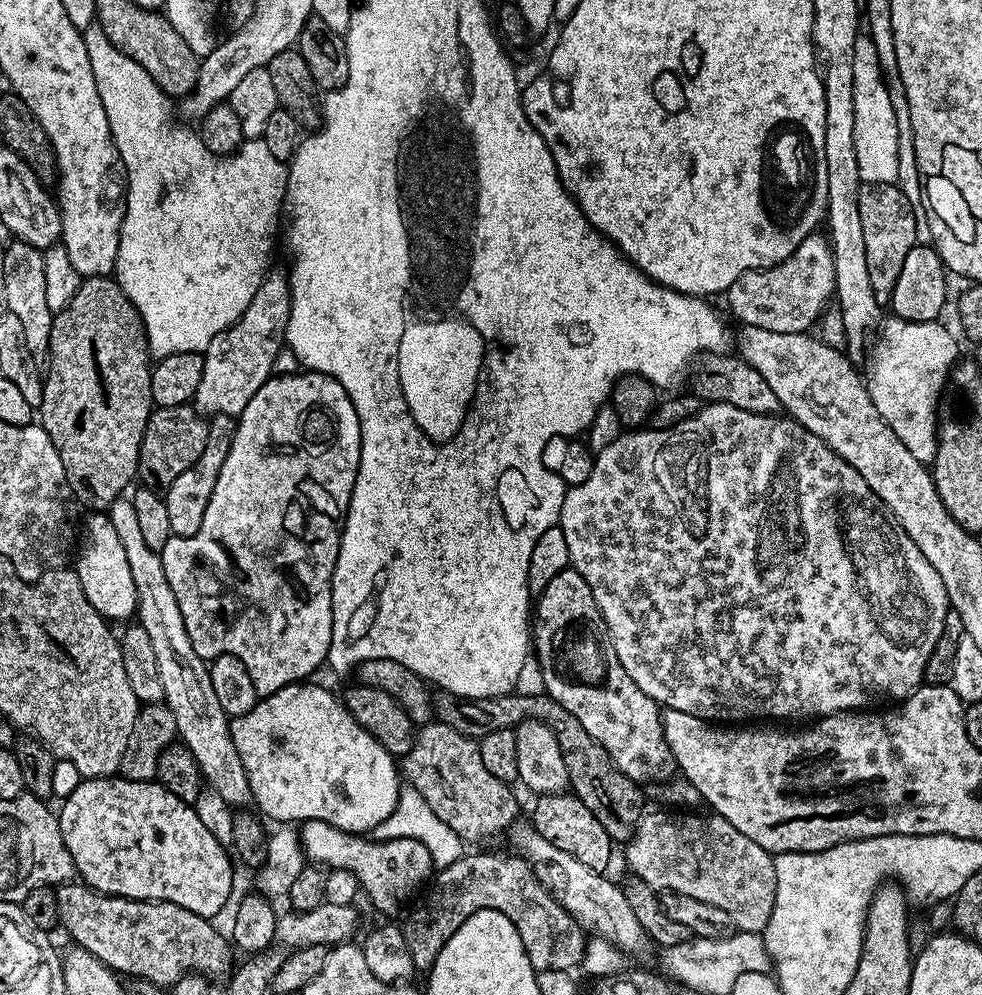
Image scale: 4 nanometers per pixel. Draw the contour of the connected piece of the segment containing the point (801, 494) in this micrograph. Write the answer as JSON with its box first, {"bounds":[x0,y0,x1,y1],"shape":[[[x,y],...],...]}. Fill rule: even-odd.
{"bounds":[558,402,950,722],"shape":[[[708,402],[701,407],[698,414],[686,418],[686,422],[673,428],[648,426],[643,430],[625,431],[614,442],[610,442],[610,446],[606,446],[606,450],[595,453],[590,478],[586,478],[586,482],[581,484],[571,485],[565,491],[558,525],[566,536],[569,565],[575,568],[578,574],[582,574],[582,578],[586,578],[586,582],[594,594],[594,602],[606,622],[608,633],[612,635],[612,641],[616,644],[618,662],[622,662],[626,674],[630,674],[630,678],[634,678],[638,690],[642,690],[642,694],[646,694],[665,709],[682,710],[682,714],[694,714],[709,722],[736,722],[732,720],[772,722],[768,720],[788,719],[812,722],[821,716],[833,716],[836,712],[867,709],[872,706],[868,704],[874,703],[875,700],[903,702],[921,684],[925,683],[926,662],[930,662],[930,654],[934,654],[934,646],[938,646],[938,638],[942,638],[946,614],[950,610],[946,586],[942,586],[942,578],[938,574],[938,570],[934,570],[934,566],[930,566],[930,562],[926,562],[922,550],[918,550],[918,546],[914,546],[910,534],[906,534],[906,530],[902,530],[902,526],[896,521],[892,511],[880,501],[878,494],[874,494],[870,490],[870,486],[866,486],[862,474],[858,474],[858,470],[854,470],[854,466],[850,466],[841,456],[834,454],[834,450],[830,450],[830,446],[826,446],[814,434],[807,432],[796,420],[785,418],[780,414],[763,416],[754,414],[750,410],[738,410],[738,406]]]}

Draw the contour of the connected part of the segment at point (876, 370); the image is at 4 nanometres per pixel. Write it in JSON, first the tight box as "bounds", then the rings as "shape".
{"bounds":[866,319,961,466],"shape":[[[885,319],[879,333],[880,341],[872,352],[872,365],[866,371],[868,393],[878,414],[882,414],[890,430],[898,434],[902,446],[925,466],[931,465],[936,458],[938,405],[961,355],[951,330],[942,325],[935,320]]]}

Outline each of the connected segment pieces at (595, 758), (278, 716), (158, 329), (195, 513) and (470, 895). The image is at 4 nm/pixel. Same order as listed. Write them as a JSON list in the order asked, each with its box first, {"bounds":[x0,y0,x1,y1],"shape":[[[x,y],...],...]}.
[{"bounds":[432,691,645,842],"shape":[[[437,691],[432,698],[432,710],[439,723],[458,730],[458,734],[479,738],[491,734],[494,730],[506,730],[523,722],[523,720],[542,720],[554,730],[554,738],[558,738],[558,746],[562,749],[562,759],[566,761],[568,783],[571,791],[602,822],[602,830],[614,842],[627,842],[632,839],[636,824],[640,821],[642,809],[645,807],[644,796],[639,792],[637,781],[631,780],[618,770],[618,766],[610,758],[608,751],[602,747],[562,706],[554,697],[547,694],[540,696],[491,696],[490,698],[474,698],[465,700],[453,692]]]},{"bounds":[231,683,402,833],"shape":[[[312,683],[286,686],[257,699],[246,714],[231,717],[234,746],[238,749],[238,758],[242,758],[242,766],[246,766],[255,807],[268,820],[276,820],[272,822],[317,820],[343,832],[371,833],[373,828],[390,818],[398,802],[402,776],[397,761],[354,719],[337,693],[335,696],[330,689]]]},{"bounds":[84,26,288,360],"shape":[[[93,26],[84,32],[86,42],[86,54],[90,54],[90,70],[94,70],[94,82],[98,82],[98,94],[104,99],[104,110],[106,118],[112,131],[112,141],[116,143],[119,163],[124,163],[128,171],[128,205],[122,208],[120,218],[120,241],[118,242],[118,258],[116,259],[115,275],[118,277],[120,289],[134,302],[138,314],[144,323],[146,338],[148,339],[149,353],[156,360],[166,358],[170,354],[182,354],[183,352],[203,353],[204,349],[210,346],[210,342],[218,334],[222,334],[229,324],[235,324],[246,306],[250,306],[250,298],[258,294],[258,286],[262,286],[265,276],[270,271],[268,263],[272,260],[272,247],[276,244],[276,231],[282,228],[282,209],[286,204],[288,195],[288,174],[285,171],[285,161],[274,158],[263,138],[259,140],[245,140],[231,156],[223,158],[215,156],[200,141],[199,135],[188,128],[179,128],[176,124],[168,124],[174,116],[174,108],[170,105],[169,97],[164,91],[122,50],[118,50],[106,38],[106,34],[98,26]]]},{"bounds":[163,416,237,536],"shape":[[[231,416],[211,417],[208,433],[206,434],[206,446],[203,448],[198,462],[194,462],[194,466],[190,466],[190,470],[178,474],[178,478],[174,478],[172,485],[163,493],[166,510],[170,513],[170,530],[174,536],[193,536],[198,534],[198,530],[202,526],[202,518],[206,514],[206,506],[210,502],[210,494],[214,494],[214,482],[218,482],[218,474],[222,470],[222,462],[226,462],[226,454],[230,454],[230,446],[234,442],[236,426],[237,421]]]},{"bounds":[402,850,586,972],"shape":[[[476,850],[471,854],[465,854],[458,858],[458,862],[454,862],[450,866],[439,869],[435,873],[434,879],[431,881],[430,889],[432,893],[428,896],[428,901],[425,902],[421,908],[416,908],[408,916],[408,921],[403,921],[402,927],[404,930],[404,937],[406,938],[406,946],[410,946],[410,958],[414,962],[417,970],[427,970],[431,968],[434,958],[438,958],[438,954],[442,950],[442,946],[446,946],[446,942],[450,942],[450,934],[454,934],[454,930],[458,930],[458,926],[462,926],[462,922],[466,922],[466,918],[470,918],[470,914],[478,914],[478,910],[498,910],[502,914],[506,914],[506,918],[510,918],[510,922],[514,922],[514,926],[518,930],[518,934],[522,934],[522,946],[526,946],[526,954],[530,958],[530,966],[534,966],[537,972],[542,970],[572,970],[581,963],[584,958],[584,948],[586,943],[586,933],[580,924],[576,921],[566,909],[557,902],[552,896],[551,892],[546,890],[546,886],[536,876],[536,870],[519,854],[511,854],[512,856],[499,856],[496,852],[480,852],[484,850]]]}]

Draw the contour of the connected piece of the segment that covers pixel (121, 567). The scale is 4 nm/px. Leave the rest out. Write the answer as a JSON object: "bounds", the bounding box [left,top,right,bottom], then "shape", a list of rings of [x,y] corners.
{"bounds":[75,512,136,622],"shape":[[[94,512],[82,530],[80,558],[76,562],[75,570],[79,574],[79,582],[82,590],[98,610],[98,614],[109,622],[124,620],[128,622],[136,616],[136,591],[134,590],[134,578],[131,577],[130,566],[127,565],[126,550],[115,533],[113,523],[110,522],[107,513]]]}

